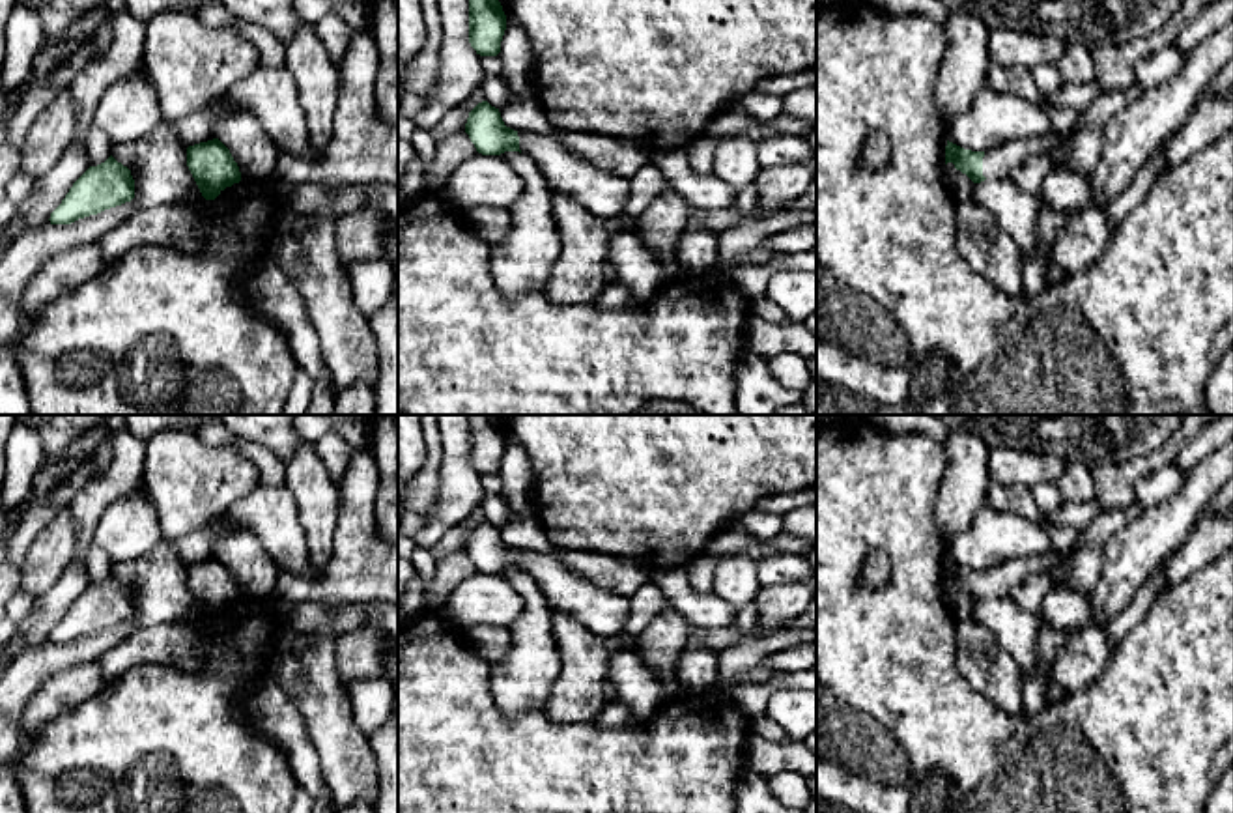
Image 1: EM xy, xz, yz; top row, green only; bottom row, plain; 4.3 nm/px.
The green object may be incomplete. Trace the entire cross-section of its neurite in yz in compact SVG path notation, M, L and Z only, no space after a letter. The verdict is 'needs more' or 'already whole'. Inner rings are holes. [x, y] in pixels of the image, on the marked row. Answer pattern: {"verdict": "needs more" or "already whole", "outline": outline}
{"verdict": "needs more", "outline": "M1132 84L1127 92L1102 92L1095 103L1082 112L1078 125L1065 135L1054 133L1052 136L1013 140L986 153L964 150L947 140L945 164L953 163L955 168L966 174L973 183L981 183L985 179L1003 179L1028 157L1050 153L1065 140L1074 138L1082 125L1093 123L1104 129L1112 116L1134 103L1143 92L1145 88L1138 84Z"}

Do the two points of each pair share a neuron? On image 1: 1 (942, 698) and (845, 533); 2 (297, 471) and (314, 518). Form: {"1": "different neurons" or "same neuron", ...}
{"1": "same neuron", "2": "same neuron"}

